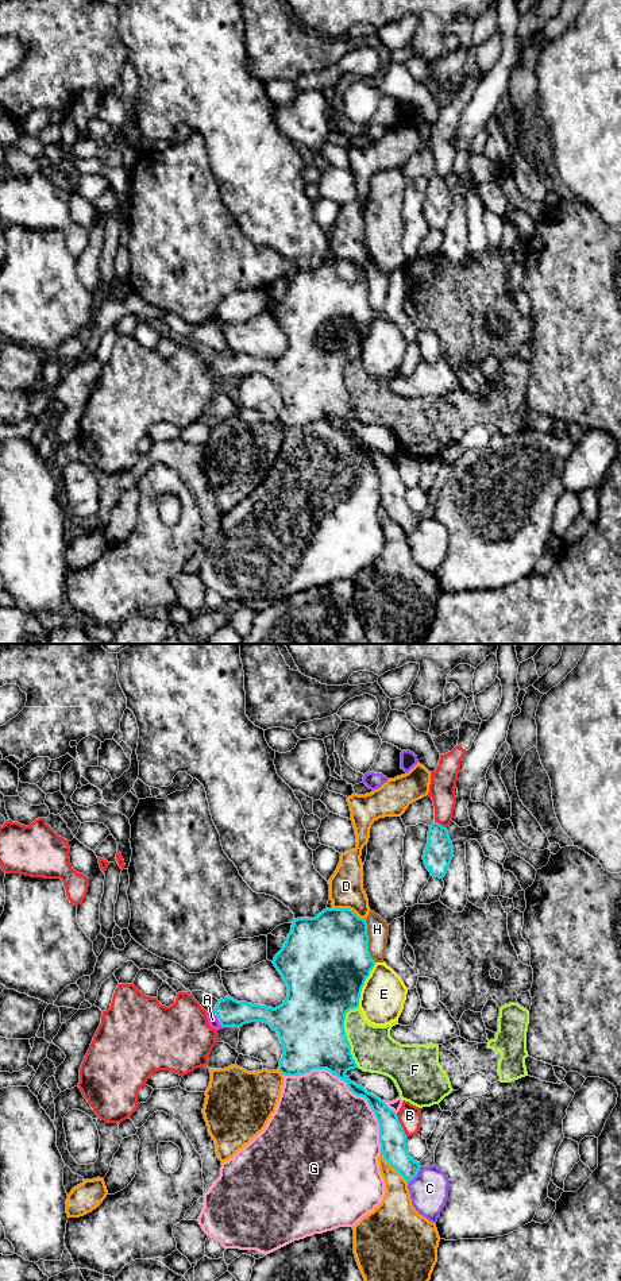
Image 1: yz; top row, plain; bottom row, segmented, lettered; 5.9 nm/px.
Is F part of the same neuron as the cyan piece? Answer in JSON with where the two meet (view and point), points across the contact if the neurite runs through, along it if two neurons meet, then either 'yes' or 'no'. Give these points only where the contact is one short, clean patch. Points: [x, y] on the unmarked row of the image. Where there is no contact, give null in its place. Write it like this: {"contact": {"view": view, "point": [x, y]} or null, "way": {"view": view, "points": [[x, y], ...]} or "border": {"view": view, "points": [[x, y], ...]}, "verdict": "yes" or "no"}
{"contact": {"view": "yz", "point": [344, 386]}, "verdict": "no"}

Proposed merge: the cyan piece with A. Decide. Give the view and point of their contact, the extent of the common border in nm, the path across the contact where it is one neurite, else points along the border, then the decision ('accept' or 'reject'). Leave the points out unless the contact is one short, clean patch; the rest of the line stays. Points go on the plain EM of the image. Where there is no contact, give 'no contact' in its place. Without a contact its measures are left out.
meets cyan in yz at (218, 371); contact 120 nm long; runs through yz (230, 365), (218, 371), (212, 371); accept

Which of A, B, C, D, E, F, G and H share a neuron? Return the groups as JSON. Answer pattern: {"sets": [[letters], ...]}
{"sets": [["A"], ["B"], ["C"], ["D"], ["E"], ["F"], ["G"], ["H"]]}

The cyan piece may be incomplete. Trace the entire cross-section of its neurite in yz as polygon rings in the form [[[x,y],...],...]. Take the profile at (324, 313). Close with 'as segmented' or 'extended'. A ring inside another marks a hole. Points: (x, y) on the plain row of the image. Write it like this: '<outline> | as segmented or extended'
[[[325,261],[315,270],[297,270],[293,273],[292,282],[288,286],[282,301],[275,306],[273,316],[288,337],[288,348],[281,358],[273,360],[247,354],[238,354],[228,347],[217,354],[212,364],[207,364],[209,378],[215,382],[220,382],[232,378],[242,379],[251,374],[263,374],[277,383],[281,391],[284,406],[278,423],[282,427],[301,428],[313,421],[327,421],[333,428],[343,432],[354,447],[362,448],[367,452],[379,476],[381,506],[409,536],[417,528],[420,514],[414,513],[406,502],[408,489],[397,466],[378,448],[367,444],[362,437],[358,437],[346,428],[350,421],[358,420],[352,410],[351,398],[344,383],[346,366],[350,362],[359,359],[362,340],[375,317],[375,312],[371,310],[369,304],[366,270],[359,270],[350,261]]] | extended

